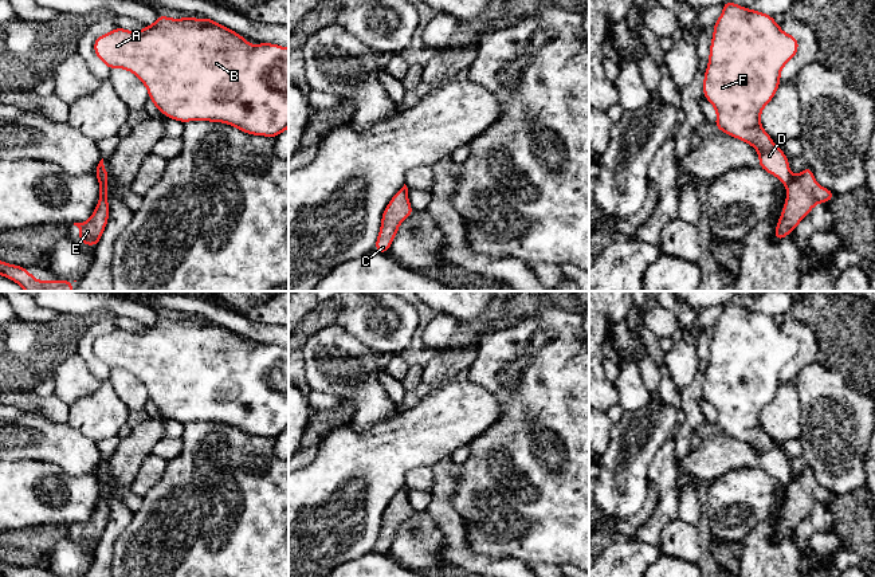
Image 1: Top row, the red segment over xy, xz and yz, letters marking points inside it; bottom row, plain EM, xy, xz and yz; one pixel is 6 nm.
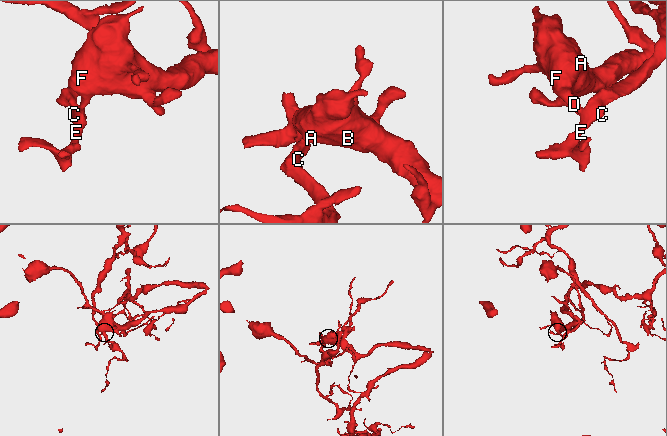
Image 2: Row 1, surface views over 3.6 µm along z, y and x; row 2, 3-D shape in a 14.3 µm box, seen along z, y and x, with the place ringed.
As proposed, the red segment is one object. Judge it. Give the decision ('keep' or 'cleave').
cleave

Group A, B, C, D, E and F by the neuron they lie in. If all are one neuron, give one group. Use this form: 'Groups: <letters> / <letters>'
Groups: A B D F / C E

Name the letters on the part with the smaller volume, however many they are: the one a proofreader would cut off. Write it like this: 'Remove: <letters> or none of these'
Remove: C, E

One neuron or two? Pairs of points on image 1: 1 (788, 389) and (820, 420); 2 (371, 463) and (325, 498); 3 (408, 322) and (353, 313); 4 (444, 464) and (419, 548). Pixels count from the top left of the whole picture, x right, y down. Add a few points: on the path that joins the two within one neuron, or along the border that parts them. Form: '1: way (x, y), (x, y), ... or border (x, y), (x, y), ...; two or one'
1: border (789, 381), (799, 399), (801, 431); two
2: way (360, 474), (336, 498); one
3: way (393, 336), (387, 341), (364, 328); one
4: border (427, 510), (442, 532), (444, 542); two

